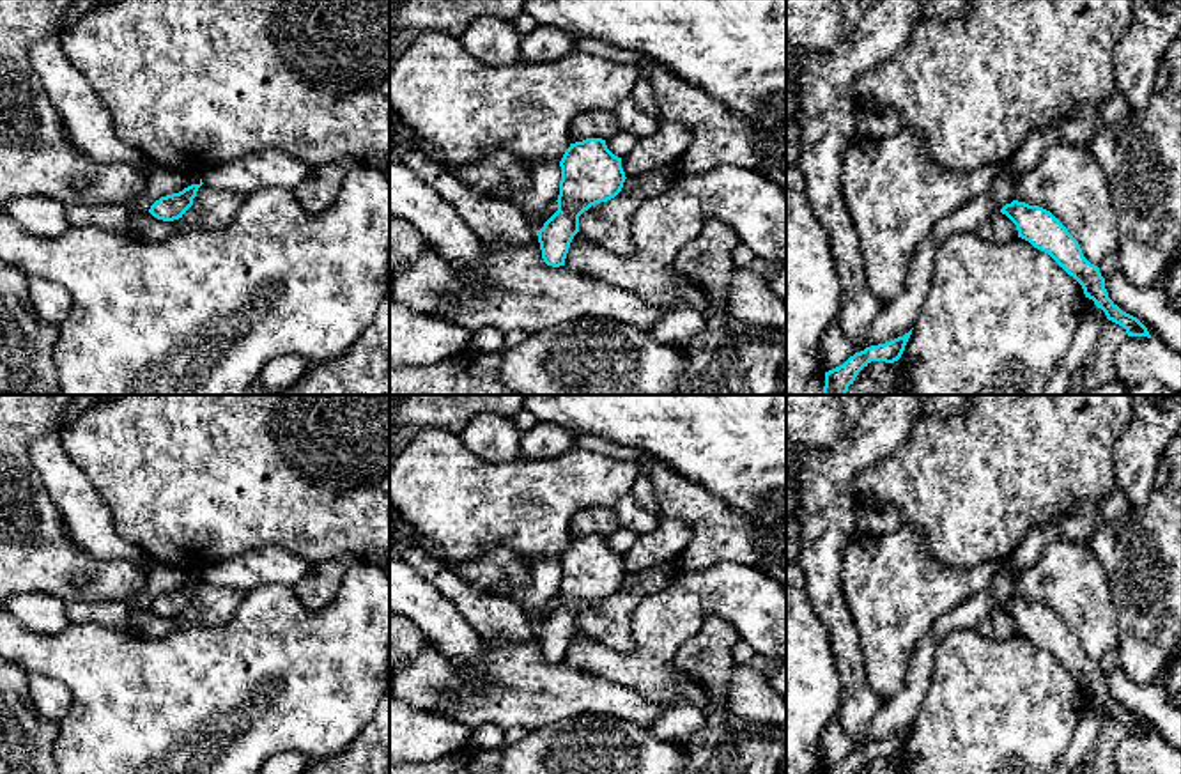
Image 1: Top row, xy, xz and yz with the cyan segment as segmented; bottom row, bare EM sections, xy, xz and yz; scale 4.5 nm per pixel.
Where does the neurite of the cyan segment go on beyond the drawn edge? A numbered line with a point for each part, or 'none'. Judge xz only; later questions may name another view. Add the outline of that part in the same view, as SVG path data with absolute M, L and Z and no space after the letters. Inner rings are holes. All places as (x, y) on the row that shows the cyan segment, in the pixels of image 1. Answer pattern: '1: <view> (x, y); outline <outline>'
none

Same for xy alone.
none

